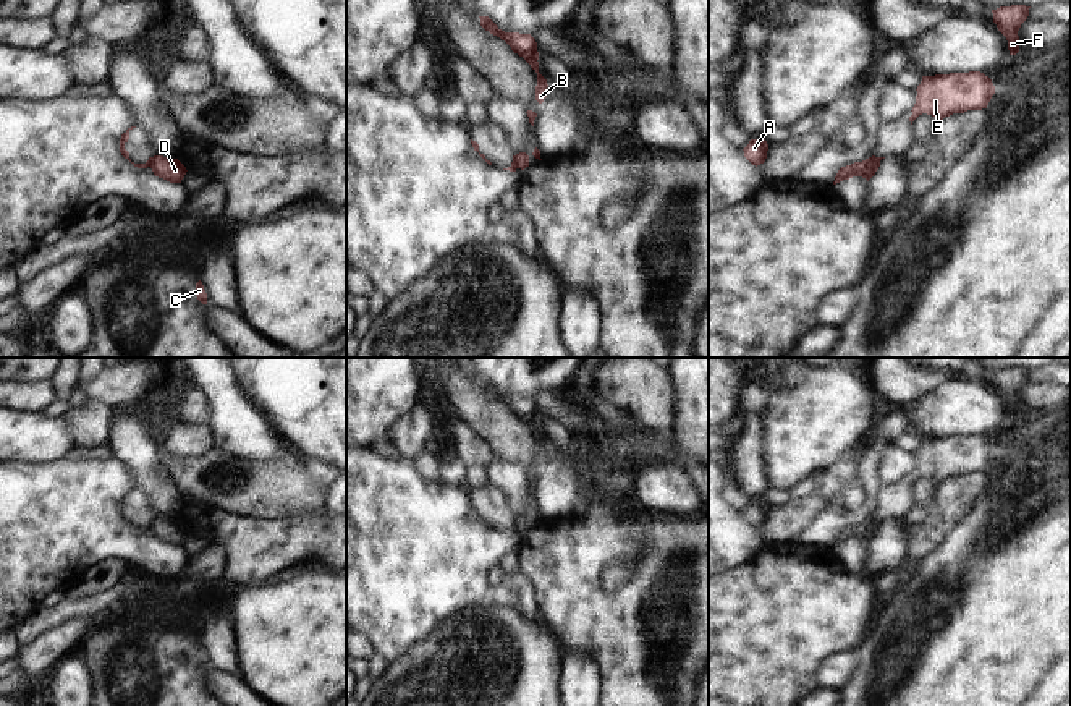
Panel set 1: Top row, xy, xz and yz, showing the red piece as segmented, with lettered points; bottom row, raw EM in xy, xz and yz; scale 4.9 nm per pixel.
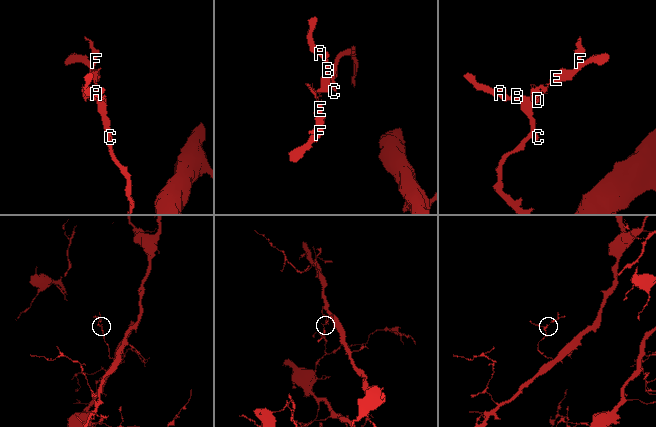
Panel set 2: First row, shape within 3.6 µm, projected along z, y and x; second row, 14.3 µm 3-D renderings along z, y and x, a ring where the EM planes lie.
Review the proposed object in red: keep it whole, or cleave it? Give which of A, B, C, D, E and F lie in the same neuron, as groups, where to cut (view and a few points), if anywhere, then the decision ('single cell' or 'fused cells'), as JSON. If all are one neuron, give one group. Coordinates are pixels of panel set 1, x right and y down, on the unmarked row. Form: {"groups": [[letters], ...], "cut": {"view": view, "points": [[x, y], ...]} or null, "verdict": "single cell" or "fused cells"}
{"groups": [["A", "B", "C", "D"], ["E", "F"]], "cut": {"view": "xy", "points": [[152, 520], [151, 530]]}, "verdict": "fused cells"}

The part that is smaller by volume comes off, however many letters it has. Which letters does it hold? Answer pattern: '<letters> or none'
E, F

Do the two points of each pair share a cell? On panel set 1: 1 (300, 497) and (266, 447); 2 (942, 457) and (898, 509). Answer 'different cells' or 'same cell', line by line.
1: different cells
2: same cell

